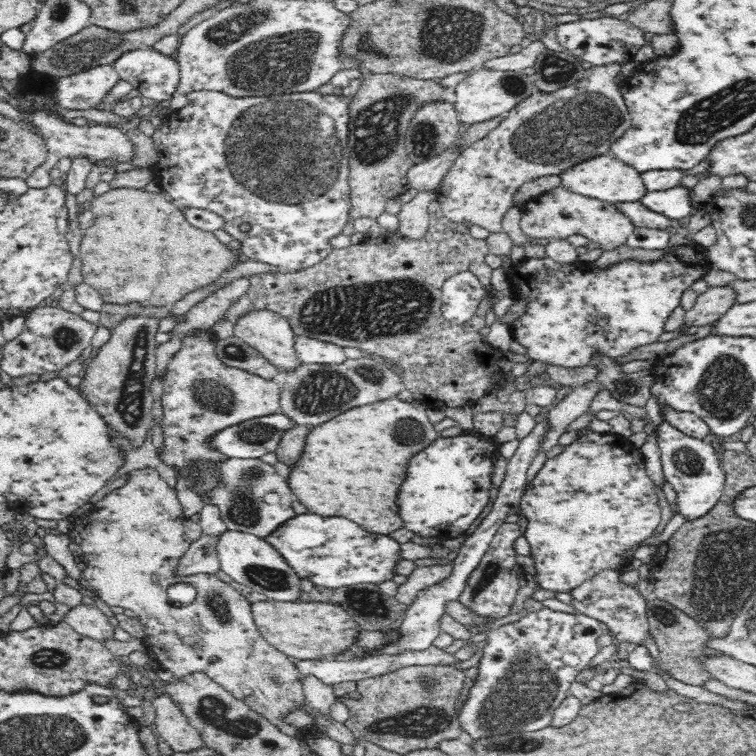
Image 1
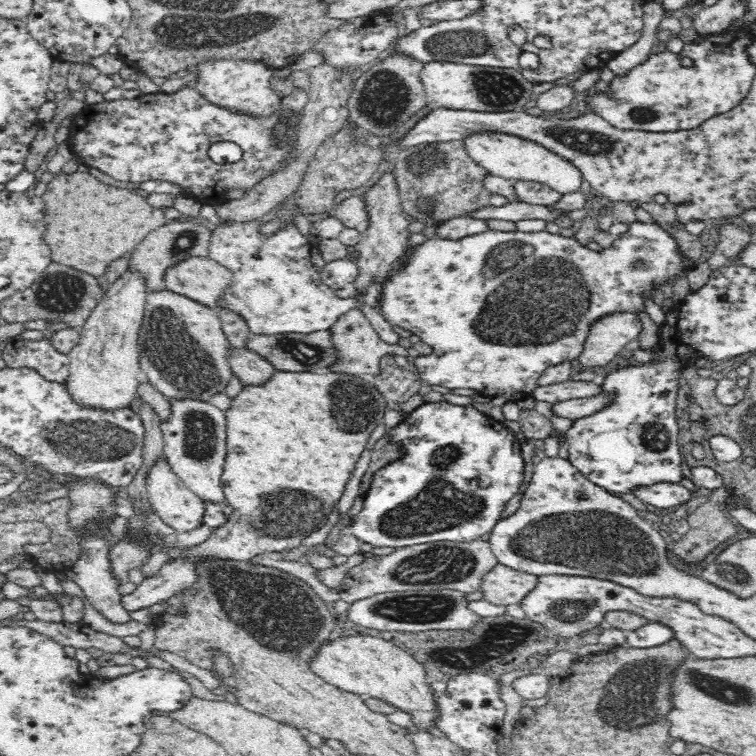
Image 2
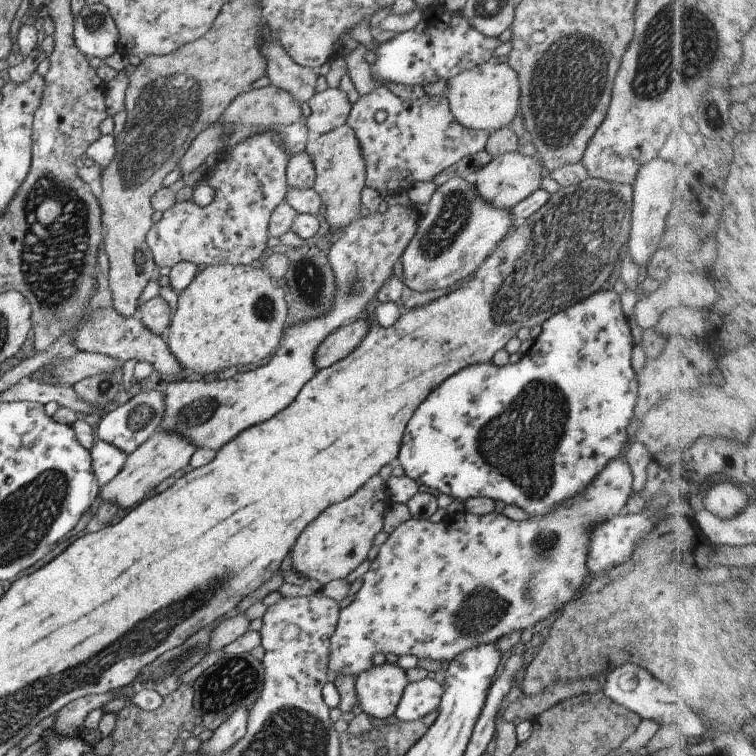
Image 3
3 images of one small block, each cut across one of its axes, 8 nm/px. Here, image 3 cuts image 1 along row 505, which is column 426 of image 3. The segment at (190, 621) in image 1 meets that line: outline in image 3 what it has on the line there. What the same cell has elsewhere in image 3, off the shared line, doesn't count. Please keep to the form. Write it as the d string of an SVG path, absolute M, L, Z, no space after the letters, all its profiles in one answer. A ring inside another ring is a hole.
M378 85L370 94L361 96L351 104L346 125L354 129L356 138L362 146L362 156L366 162L365 186L373 188L382 195L391 195L410 189L417 182L433 180L442 170L450 168L464 156L484 150L492 132L486 129L466 128L454 118L446 96L425 95L412 102L403 100L386 86Z

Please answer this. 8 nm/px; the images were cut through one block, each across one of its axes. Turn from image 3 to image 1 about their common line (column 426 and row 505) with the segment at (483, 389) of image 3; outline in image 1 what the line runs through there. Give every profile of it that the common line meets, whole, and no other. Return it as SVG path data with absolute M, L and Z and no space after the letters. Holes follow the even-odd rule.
M462 432L454 437L440 436L420 450L420 454L414 454L396 500L403 527L417 536L438 539L465 535L488 504L492 460L499 458L500 445L495 436Z

